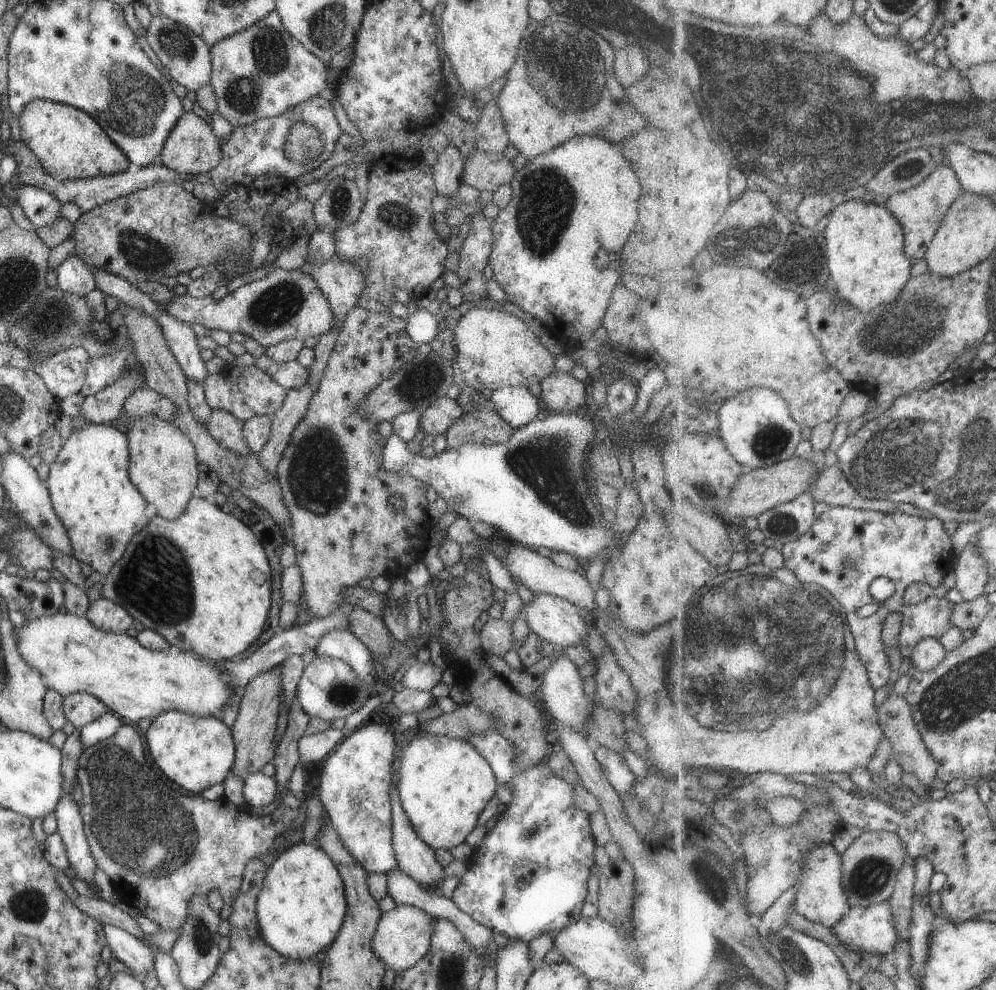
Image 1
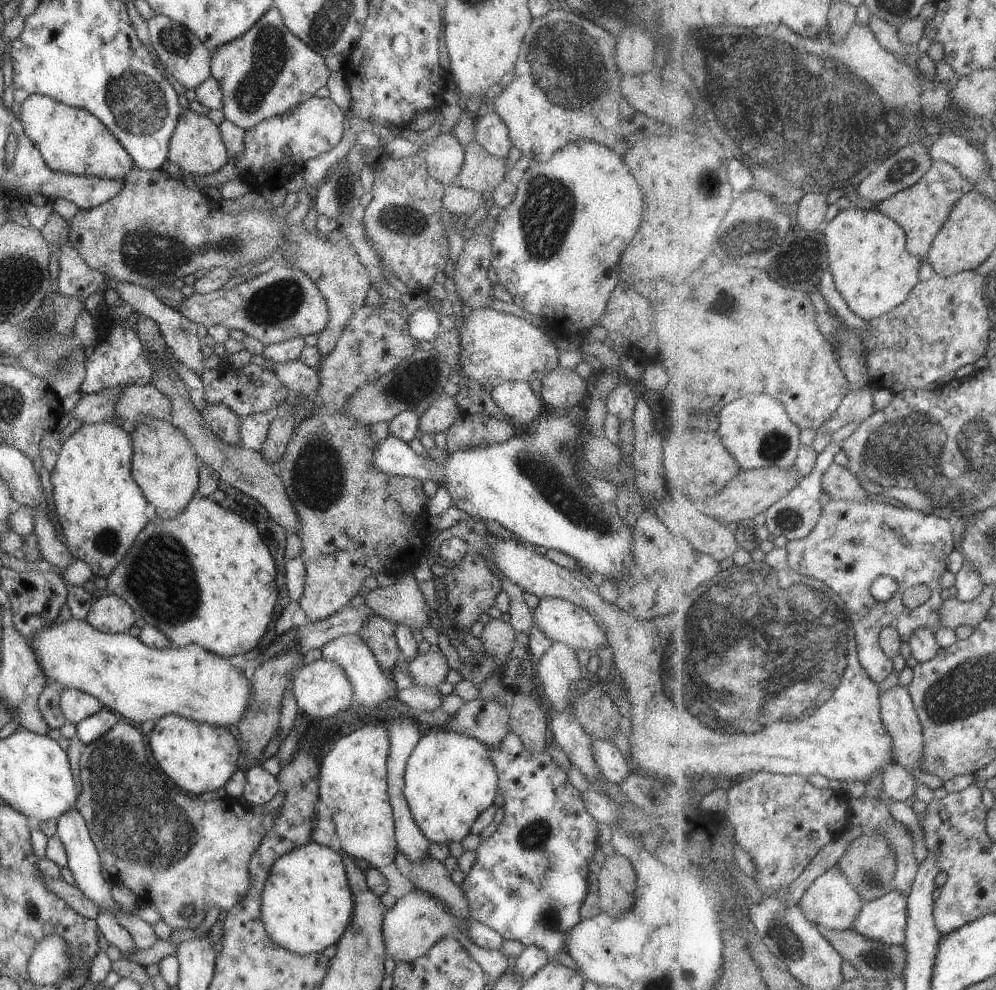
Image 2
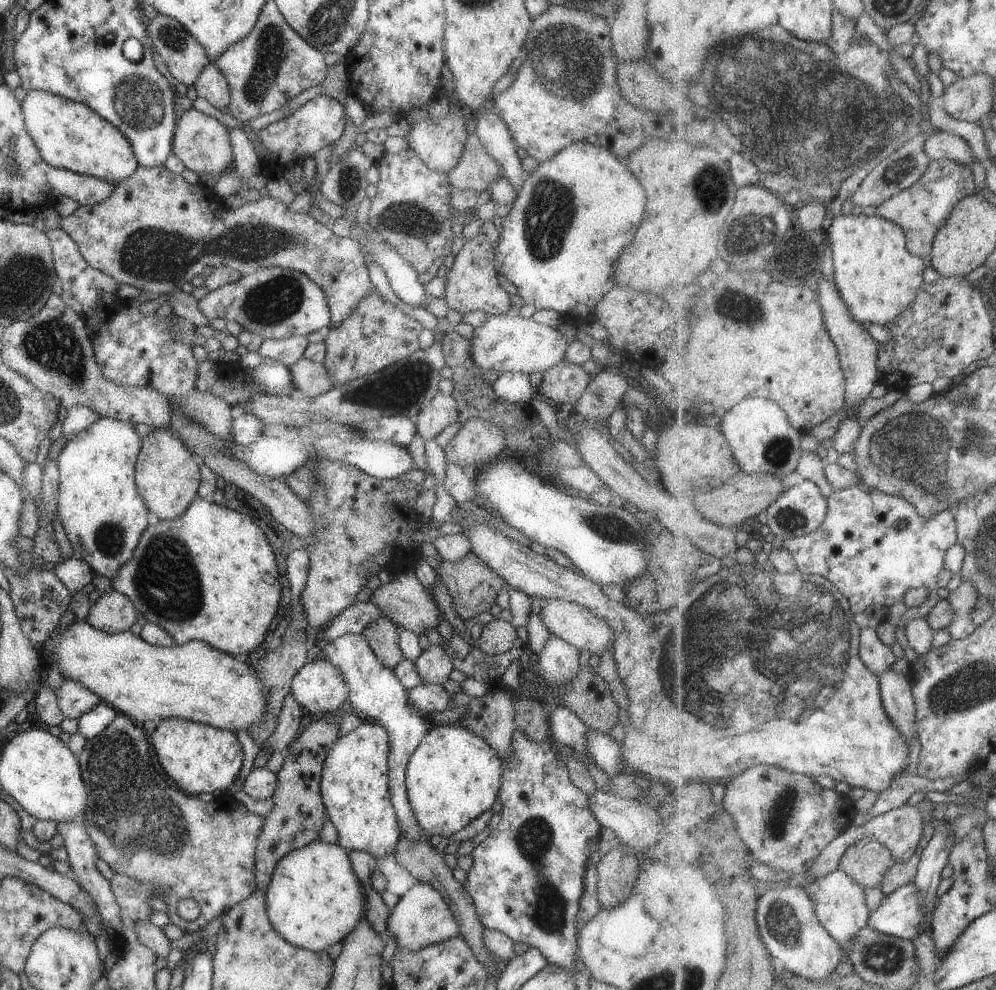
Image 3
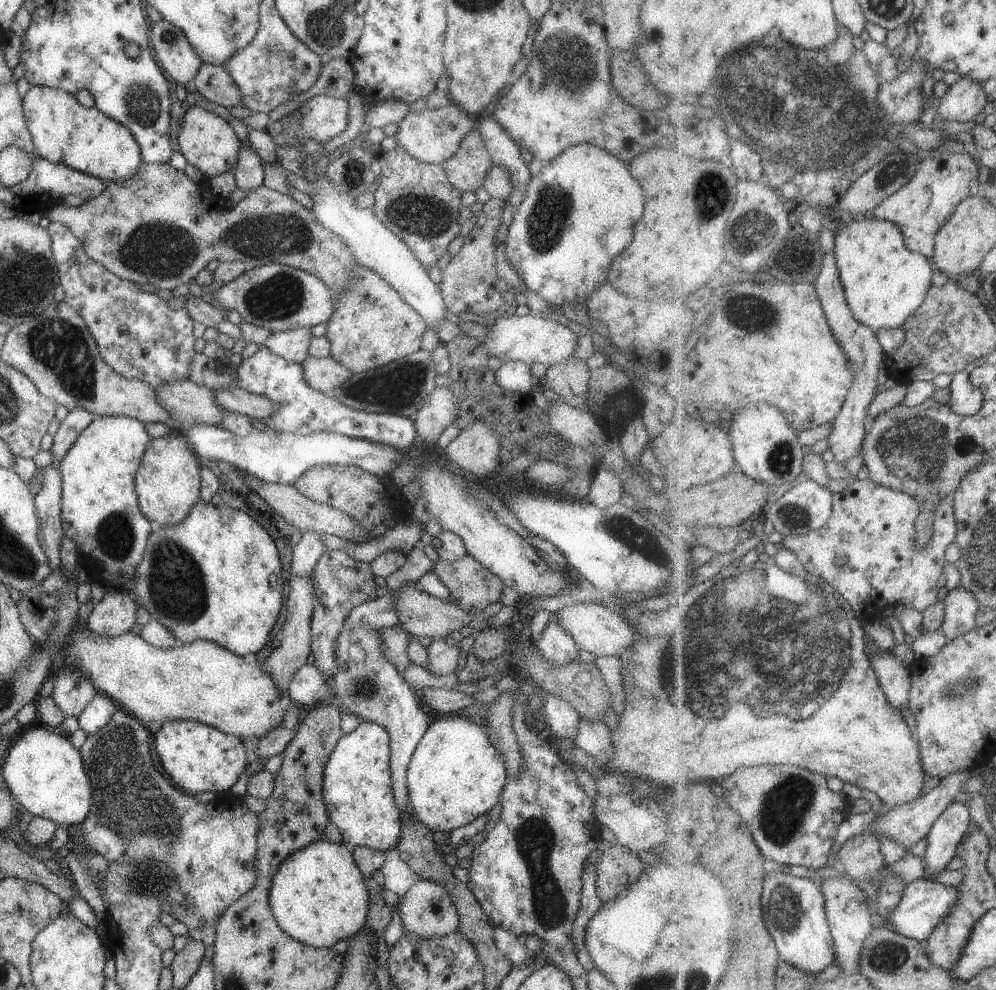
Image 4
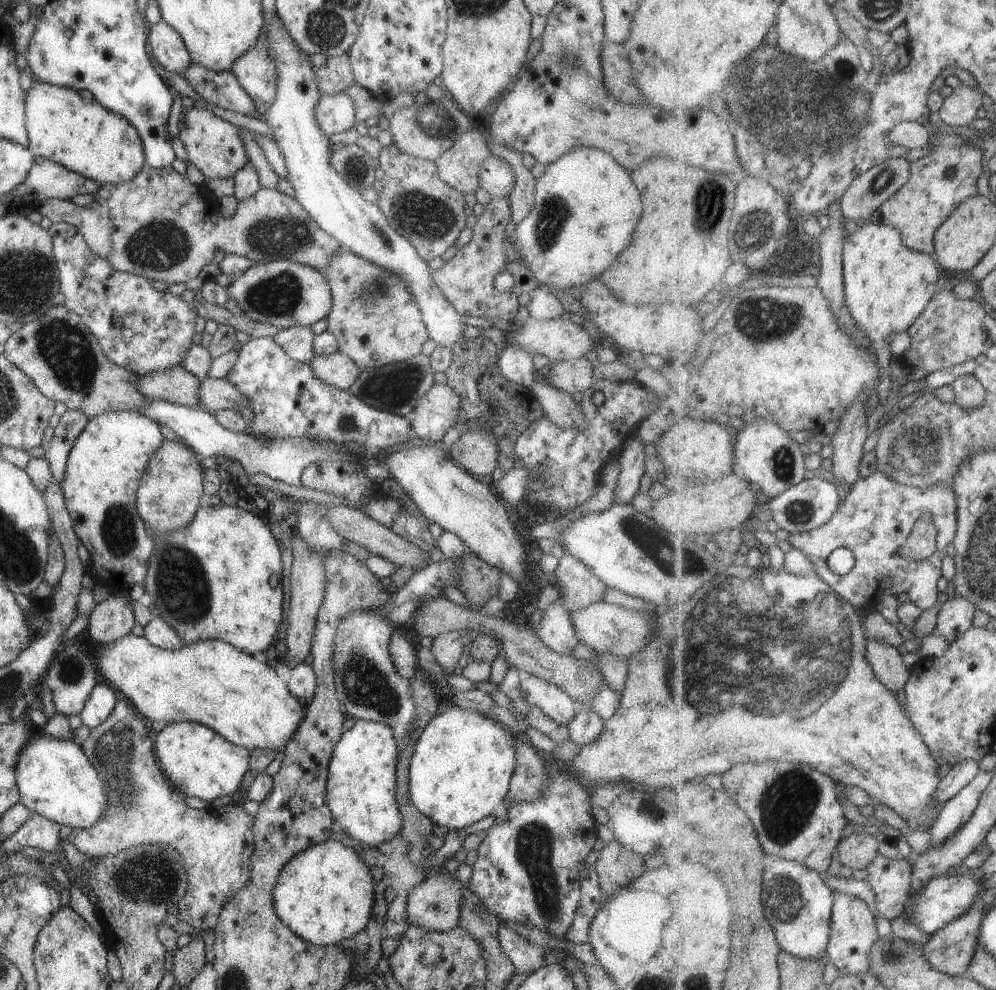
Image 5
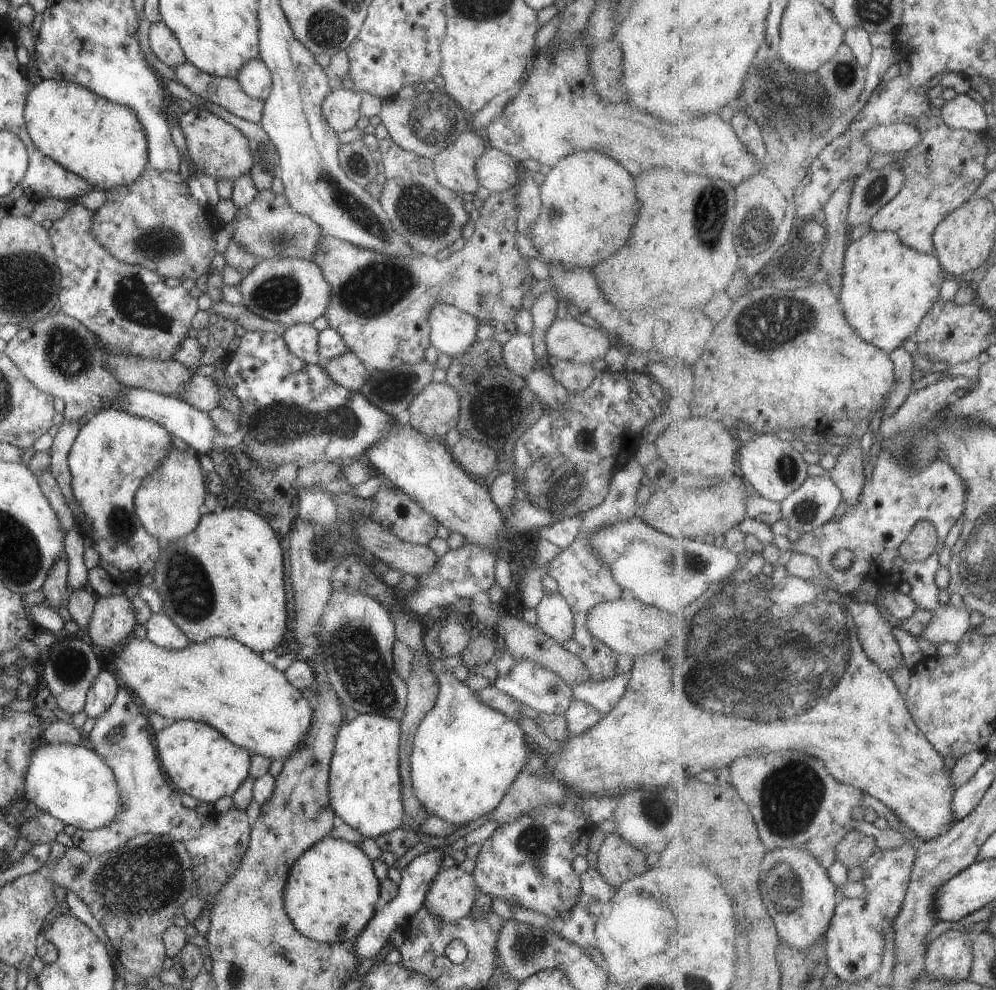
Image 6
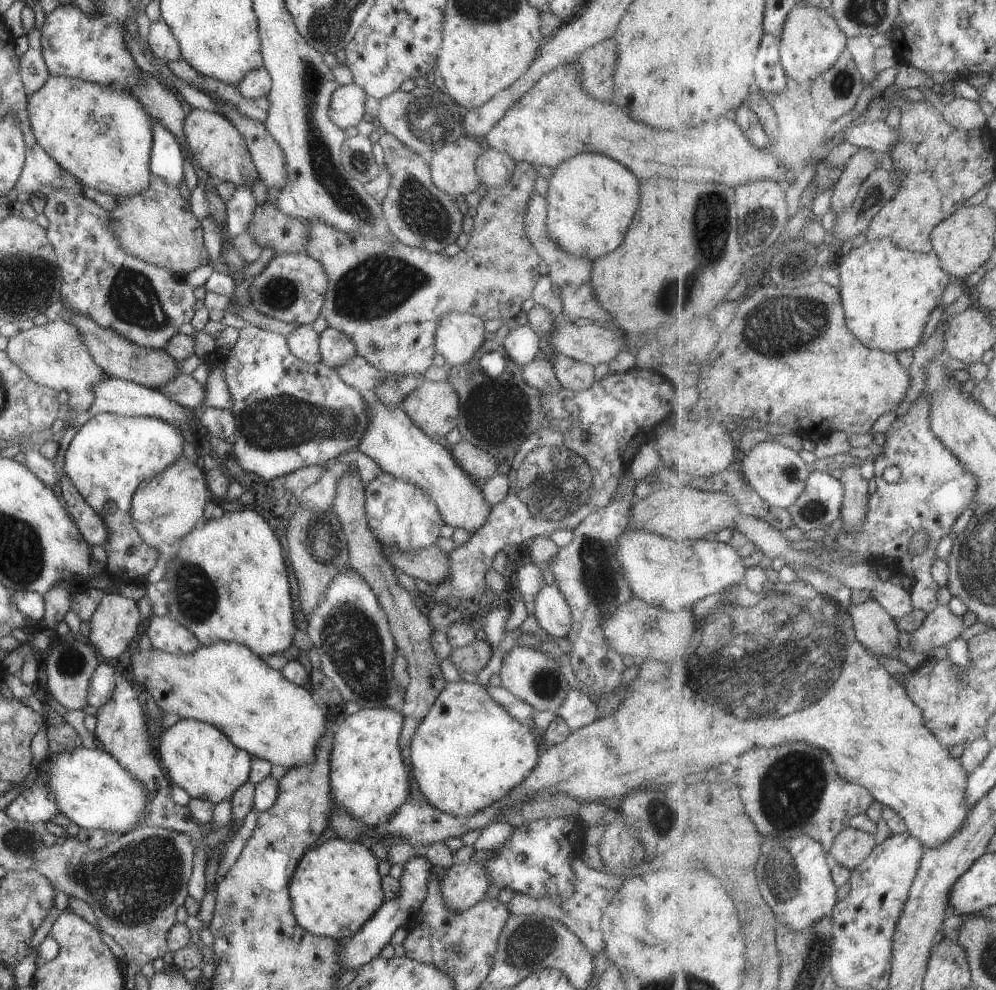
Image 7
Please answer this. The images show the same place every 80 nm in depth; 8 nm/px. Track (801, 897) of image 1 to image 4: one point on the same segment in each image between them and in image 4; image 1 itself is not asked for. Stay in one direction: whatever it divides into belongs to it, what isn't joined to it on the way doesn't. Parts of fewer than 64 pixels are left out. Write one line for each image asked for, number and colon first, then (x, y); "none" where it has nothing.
2: (832, 901)
3: (840, 904)
4: (849, 917)

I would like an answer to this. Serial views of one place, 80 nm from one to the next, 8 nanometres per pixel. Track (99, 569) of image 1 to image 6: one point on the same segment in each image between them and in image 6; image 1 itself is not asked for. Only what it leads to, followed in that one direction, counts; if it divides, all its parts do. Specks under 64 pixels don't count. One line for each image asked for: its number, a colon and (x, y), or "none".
2: (100, 509)
3: (101, 512)
4: (98, 508)
5: (104, 467)
6: (113, 451)

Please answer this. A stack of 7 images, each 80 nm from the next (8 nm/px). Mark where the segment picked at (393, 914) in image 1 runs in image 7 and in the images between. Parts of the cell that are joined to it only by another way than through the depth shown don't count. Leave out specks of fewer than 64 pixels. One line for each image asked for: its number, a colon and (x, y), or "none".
2: (413, 924)
3: (421, 917)
4: (426, 910)
5: (435, 904)
6: (450, 896)
7: (462, 886)

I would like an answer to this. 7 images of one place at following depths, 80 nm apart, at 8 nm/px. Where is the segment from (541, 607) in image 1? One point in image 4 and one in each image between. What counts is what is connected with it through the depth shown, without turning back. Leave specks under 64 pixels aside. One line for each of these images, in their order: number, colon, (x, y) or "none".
2: (559, 620)
3: (578, 626)
4: (594, 628)

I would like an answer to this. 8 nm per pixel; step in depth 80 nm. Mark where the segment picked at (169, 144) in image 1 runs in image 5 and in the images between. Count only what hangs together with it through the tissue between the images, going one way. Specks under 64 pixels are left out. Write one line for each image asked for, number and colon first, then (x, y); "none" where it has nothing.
2: (195, 145)
3: (200, 142)
4: (208, 143)
5: (214, 146)

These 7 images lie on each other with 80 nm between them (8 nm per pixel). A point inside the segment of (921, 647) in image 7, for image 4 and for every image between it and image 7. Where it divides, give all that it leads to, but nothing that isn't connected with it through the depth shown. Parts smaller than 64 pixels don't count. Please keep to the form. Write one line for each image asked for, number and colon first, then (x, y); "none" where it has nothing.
4: (961, 607)
5: (956, 618)
6: (950, 623)

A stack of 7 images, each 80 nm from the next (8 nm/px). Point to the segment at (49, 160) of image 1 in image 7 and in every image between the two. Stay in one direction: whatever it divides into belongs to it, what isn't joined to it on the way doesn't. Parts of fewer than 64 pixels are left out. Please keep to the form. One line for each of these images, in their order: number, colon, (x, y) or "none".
2: (70, 140)
3: (68, 135)
4: (62, 131)
5: (79, 135)
6: (103, 143)
7: (102, 137)

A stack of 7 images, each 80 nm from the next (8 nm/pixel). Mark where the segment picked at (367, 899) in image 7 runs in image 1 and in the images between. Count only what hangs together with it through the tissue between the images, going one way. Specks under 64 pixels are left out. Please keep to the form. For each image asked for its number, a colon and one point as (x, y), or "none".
1: (300, 906)
2: (305, 903)
3: (313, 899)
4: (317, 896)
5: (324, 895)
6: (330, 893)

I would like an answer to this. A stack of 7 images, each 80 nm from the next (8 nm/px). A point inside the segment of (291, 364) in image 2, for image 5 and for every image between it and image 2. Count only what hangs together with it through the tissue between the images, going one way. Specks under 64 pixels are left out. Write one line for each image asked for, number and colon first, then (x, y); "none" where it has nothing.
3: (310, 379)
4: (322, 374)
5: (337, 370)

